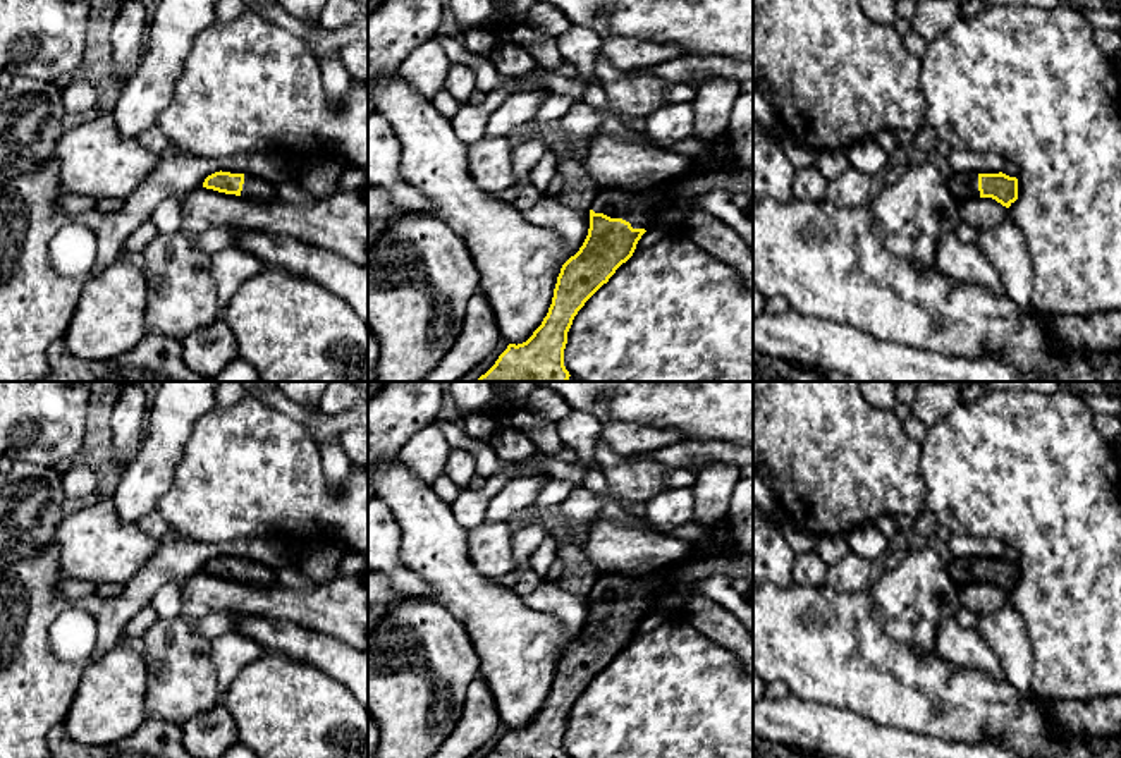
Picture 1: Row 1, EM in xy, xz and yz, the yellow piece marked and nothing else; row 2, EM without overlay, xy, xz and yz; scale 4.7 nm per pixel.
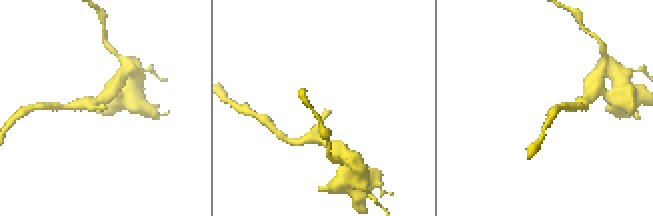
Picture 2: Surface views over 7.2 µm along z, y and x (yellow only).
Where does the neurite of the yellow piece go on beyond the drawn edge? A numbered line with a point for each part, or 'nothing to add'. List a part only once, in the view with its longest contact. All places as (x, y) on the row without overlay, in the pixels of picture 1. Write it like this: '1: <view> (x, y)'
1: xz (638, 592)

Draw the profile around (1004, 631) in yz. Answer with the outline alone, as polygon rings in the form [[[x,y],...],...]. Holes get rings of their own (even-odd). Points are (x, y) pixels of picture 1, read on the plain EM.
[[[1008,600],[995,612],[989,612],[978,617],[977,633],[999,657],[1006,681],[1020,693],[1032,691],[1032,646],[1026,634],[1025,620],[1016,607]]]

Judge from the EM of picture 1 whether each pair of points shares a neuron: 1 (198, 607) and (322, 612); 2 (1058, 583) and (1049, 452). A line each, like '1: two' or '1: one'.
1: one
2: one

